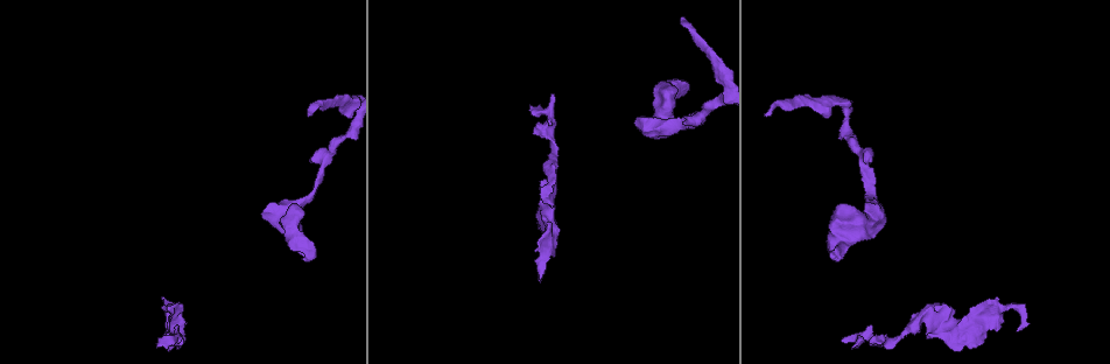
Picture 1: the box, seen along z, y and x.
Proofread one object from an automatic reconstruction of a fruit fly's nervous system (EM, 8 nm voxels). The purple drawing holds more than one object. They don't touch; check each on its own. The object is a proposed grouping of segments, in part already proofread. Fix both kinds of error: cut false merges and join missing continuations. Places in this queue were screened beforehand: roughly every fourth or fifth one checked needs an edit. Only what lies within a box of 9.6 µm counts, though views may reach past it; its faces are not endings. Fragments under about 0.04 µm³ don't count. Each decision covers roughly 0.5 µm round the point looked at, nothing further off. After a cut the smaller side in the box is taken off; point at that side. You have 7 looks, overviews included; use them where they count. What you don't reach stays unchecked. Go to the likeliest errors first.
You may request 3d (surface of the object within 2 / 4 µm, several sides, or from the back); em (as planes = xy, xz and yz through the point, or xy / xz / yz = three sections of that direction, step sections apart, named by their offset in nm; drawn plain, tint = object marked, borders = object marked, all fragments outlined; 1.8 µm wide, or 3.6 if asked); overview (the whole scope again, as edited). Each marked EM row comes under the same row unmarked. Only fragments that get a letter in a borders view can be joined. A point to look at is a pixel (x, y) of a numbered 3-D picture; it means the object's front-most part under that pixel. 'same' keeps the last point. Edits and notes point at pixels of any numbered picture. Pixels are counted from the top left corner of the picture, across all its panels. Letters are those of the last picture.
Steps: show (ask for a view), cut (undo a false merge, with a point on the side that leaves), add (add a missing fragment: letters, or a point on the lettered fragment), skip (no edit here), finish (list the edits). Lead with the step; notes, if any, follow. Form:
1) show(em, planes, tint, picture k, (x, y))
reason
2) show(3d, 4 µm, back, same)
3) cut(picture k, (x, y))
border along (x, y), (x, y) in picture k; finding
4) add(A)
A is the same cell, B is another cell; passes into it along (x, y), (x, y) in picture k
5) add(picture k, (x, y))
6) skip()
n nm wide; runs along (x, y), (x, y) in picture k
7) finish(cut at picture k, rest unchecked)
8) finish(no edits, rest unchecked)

show(3d, 2 µm, picture 1, (766, 116))
thin end

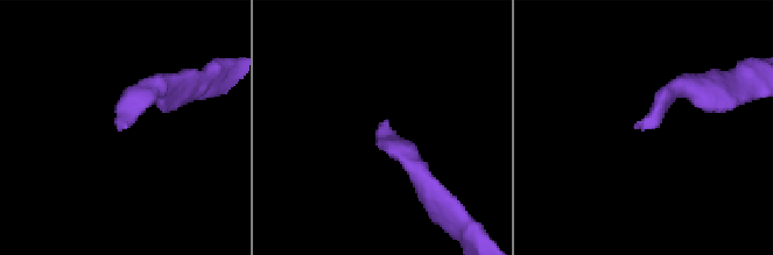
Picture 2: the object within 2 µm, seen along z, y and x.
show(em, xz, step 16, borders, picture 2, (125, 127))
shape alone is not enough

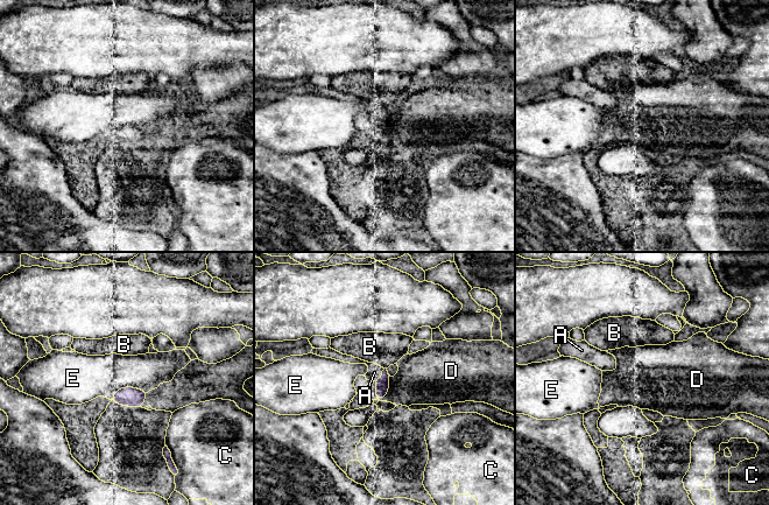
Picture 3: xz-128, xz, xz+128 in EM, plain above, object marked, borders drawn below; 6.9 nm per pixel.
show(em, planes, borders, same)

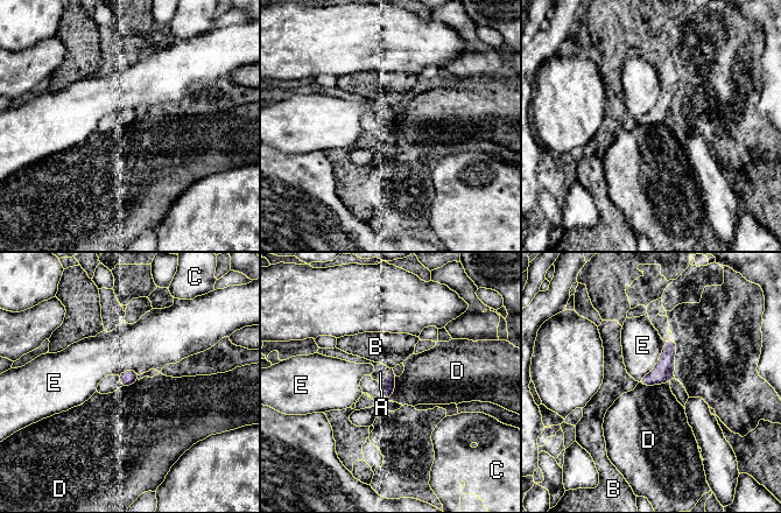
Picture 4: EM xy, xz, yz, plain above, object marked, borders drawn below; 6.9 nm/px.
add(picture 4, (380, 372))
E touches over 340 nm; A is the same cell, B, C, D and E are other cells; the cell continues

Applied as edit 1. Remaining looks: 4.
show(overview)
redraw

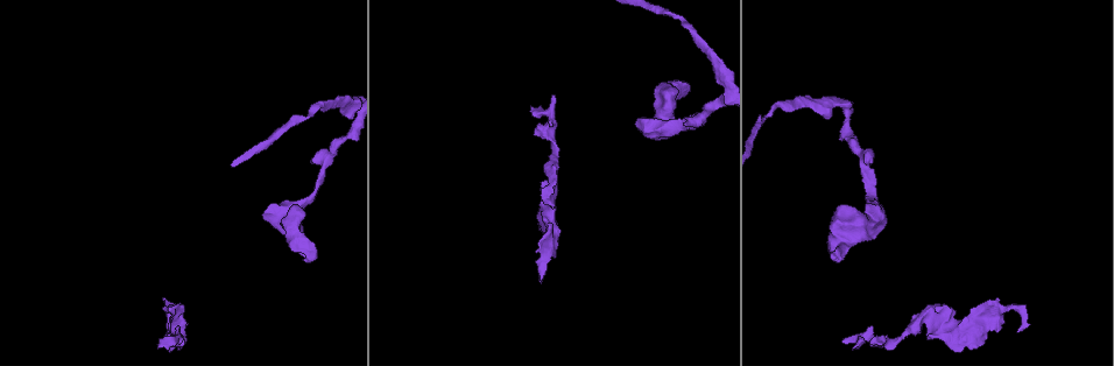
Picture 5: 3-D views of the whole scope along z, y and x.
show(3d, 4 µm, back, picture 5, (836, 261))
an open end

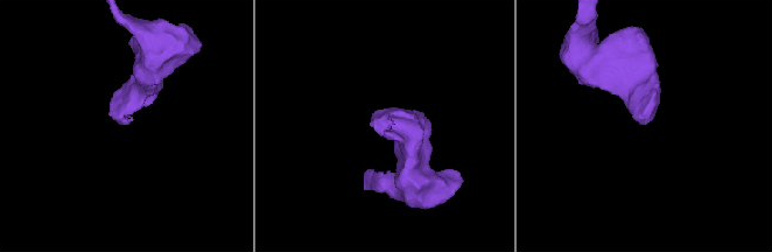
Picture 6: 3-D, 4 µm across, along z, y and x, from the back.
show(em, 3.6 µm, yz, step 4, borders, picture 6, (391, 122))

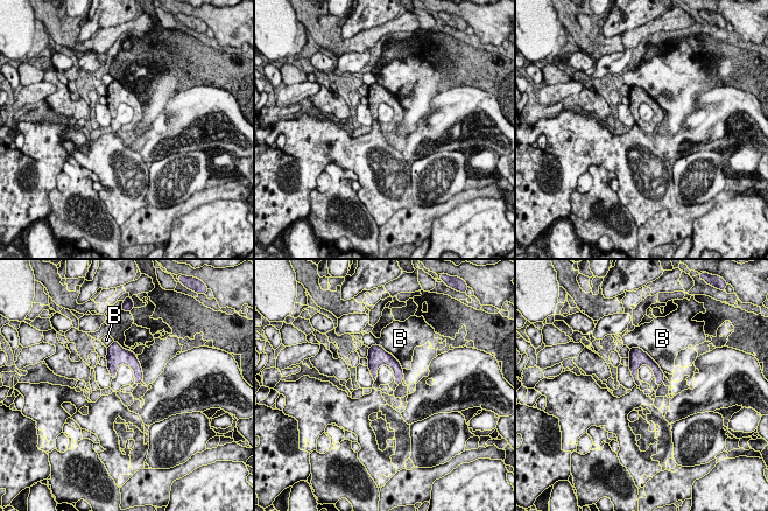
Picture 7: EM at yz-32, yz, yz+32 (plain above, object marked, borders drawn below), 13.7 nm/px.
skip()
B touches over 440 nm; B is another cell; border along (642, 350), (663, 372) in picture 7; no lettered fragment goes on from it

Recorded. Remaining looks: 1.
show(em, planes, borders, picture 5, (872, 184))
narrows sharply

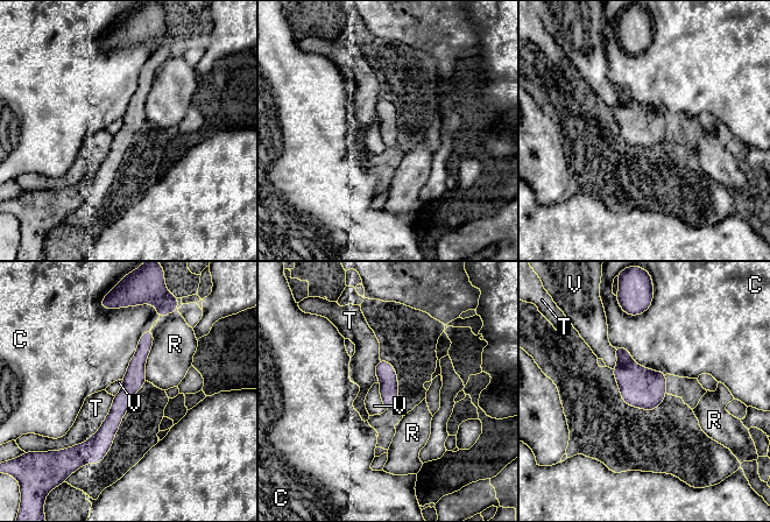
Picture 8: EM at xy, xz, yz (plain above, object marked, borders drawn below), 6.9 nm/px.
skip()
140 nm wide; C, R, T and V are other cells; border along (379, 380), (381, 402), (387, 408) in picture 8; one cell here

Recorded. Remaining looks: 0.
finish(add at picture 4, rest unchecked)

